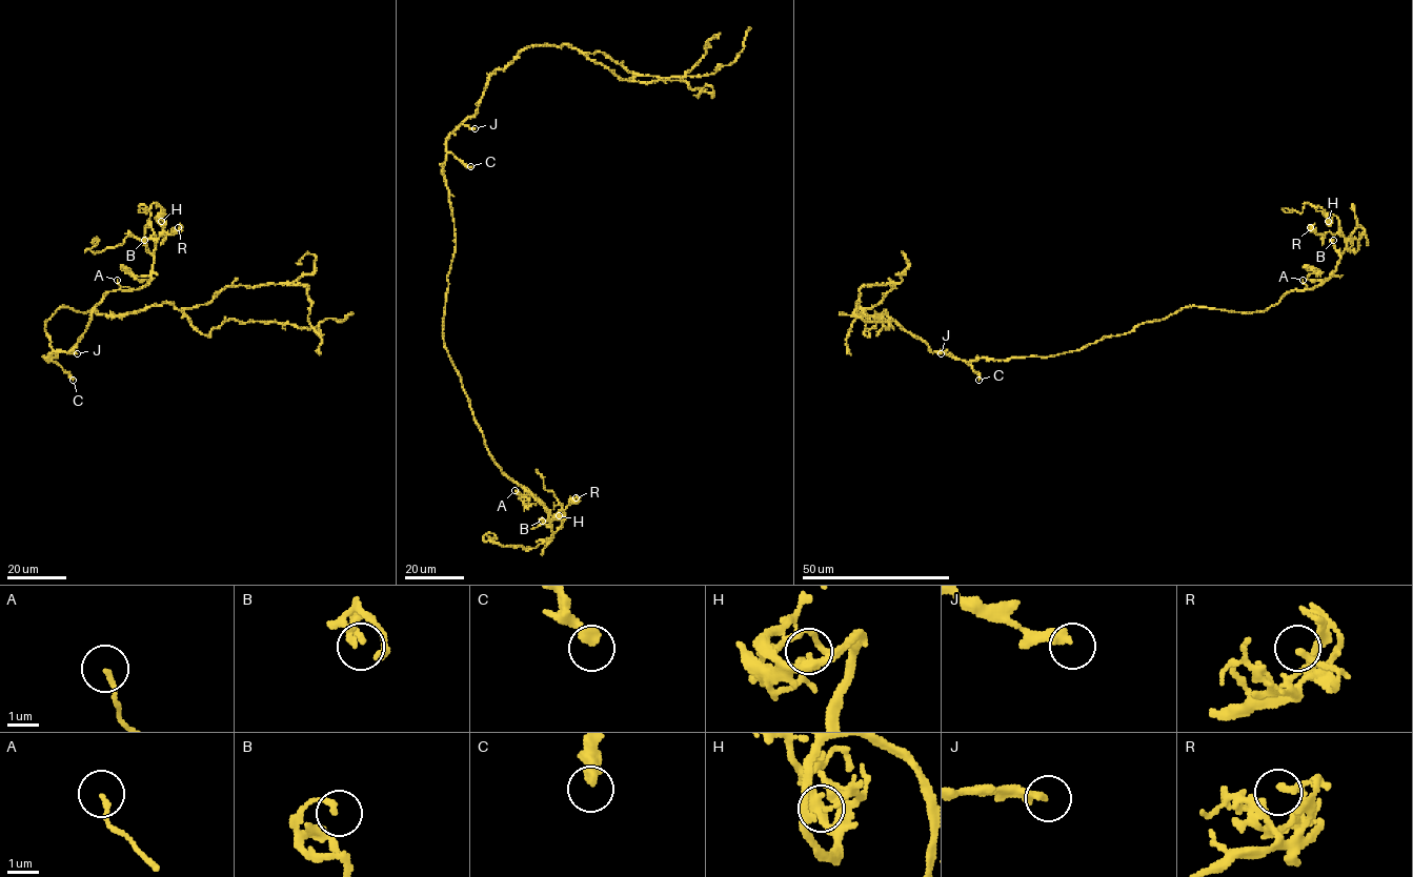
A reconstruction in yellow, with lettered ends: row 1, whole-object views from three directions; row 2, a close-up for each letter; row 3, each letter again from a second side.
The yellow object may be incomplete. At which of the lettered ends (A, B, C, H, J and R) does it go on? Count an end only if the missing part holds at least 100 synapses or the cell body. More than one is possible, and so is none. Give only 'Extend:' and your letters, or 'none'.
Extend: none

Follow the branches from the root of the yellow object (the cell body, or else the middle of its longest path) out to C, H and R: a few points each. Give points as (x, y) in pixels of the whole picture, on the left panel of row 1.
C: (55, 357), (45, 359), (58, 363), (73, 380)
H: (55, 357), (45, 323), (62, 306), (84, 313), (109, 291), (146, 285), (165, 213), (164, 225), (161, 221)
R: (55, 357), (45, 323), (56, 311), (66, 306), (84, 313), (109, 291), (146, 285), (156, 239), (178, 227)

